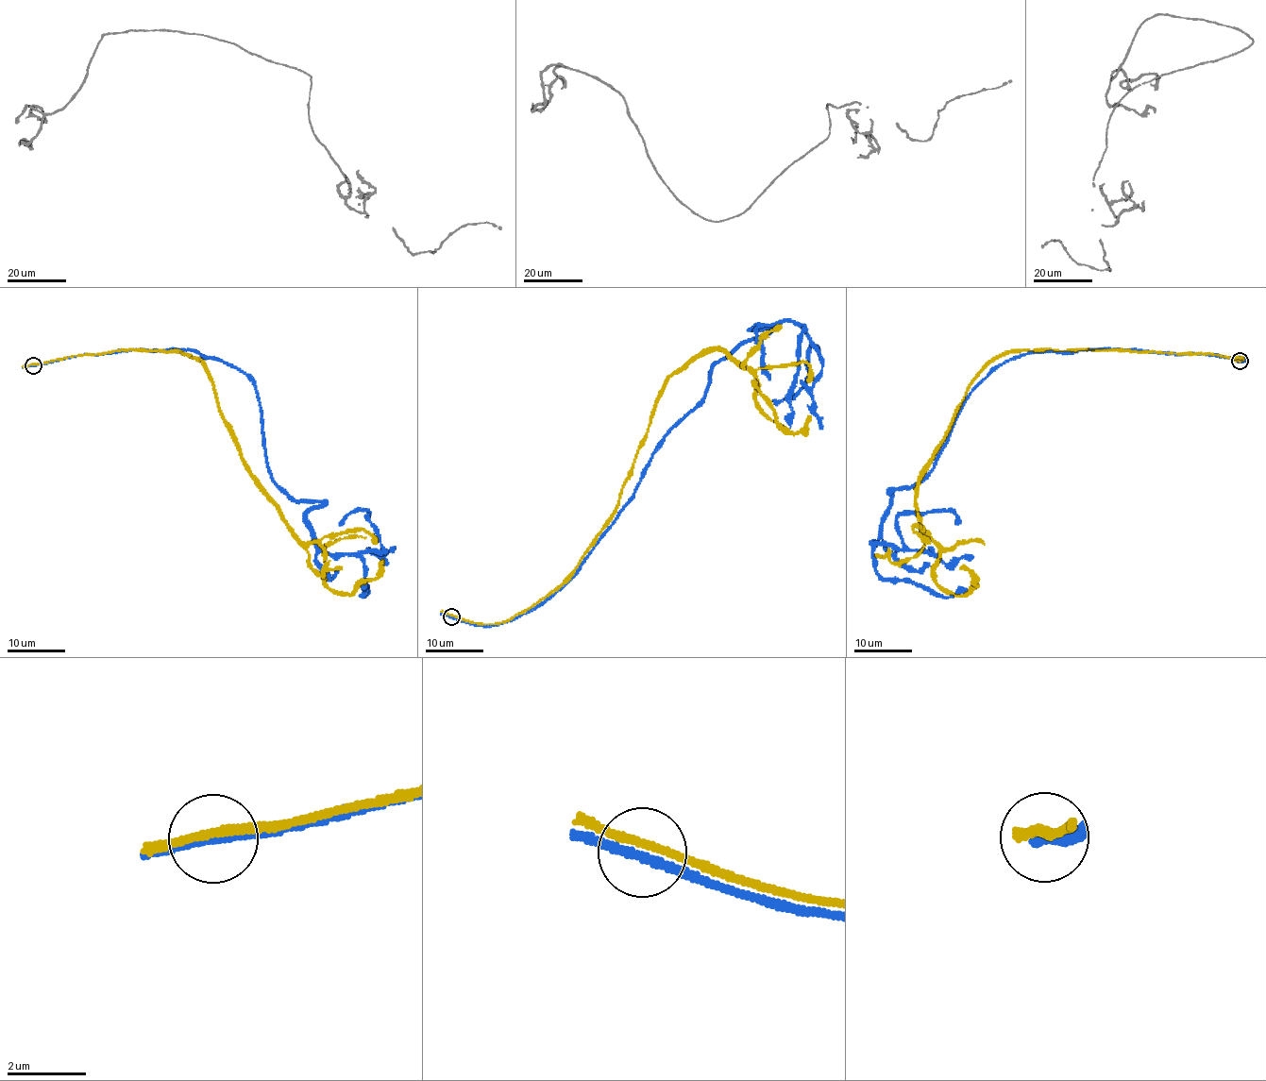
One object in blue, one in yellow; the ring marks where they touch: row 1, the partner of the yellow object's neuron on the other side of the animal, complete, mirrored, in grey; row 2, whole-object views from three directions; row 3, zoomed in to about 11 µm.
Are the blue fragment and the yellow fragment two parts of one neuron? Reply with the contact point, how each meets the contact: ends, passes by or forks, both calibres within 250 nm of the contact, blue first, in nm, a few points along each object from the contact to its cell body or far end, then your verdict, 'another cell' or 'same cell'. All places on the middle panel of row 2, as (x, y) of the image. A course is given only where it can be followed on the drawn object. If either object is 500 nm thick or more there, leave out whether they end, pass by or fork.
place (451, 616); blue passes by; yellow passes by; calibres 200 and 200 nm; course blue (450, 616), (494, 626), (549, 599), (716, 364), (795, 320), (819, 357), (772, 399); course yellow (450, 616), (505, 622), (563, 582), (691, 360), (735, 358), (794, 432), (811, 415); another cell

